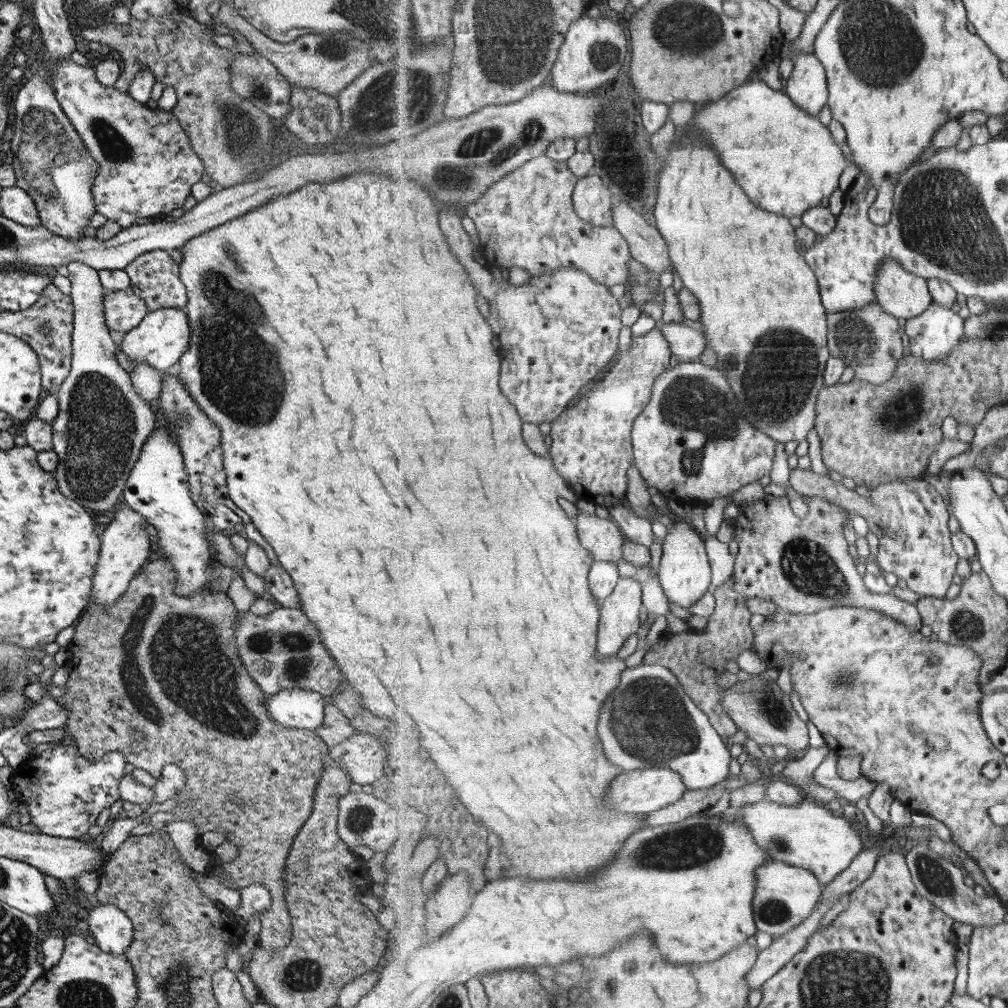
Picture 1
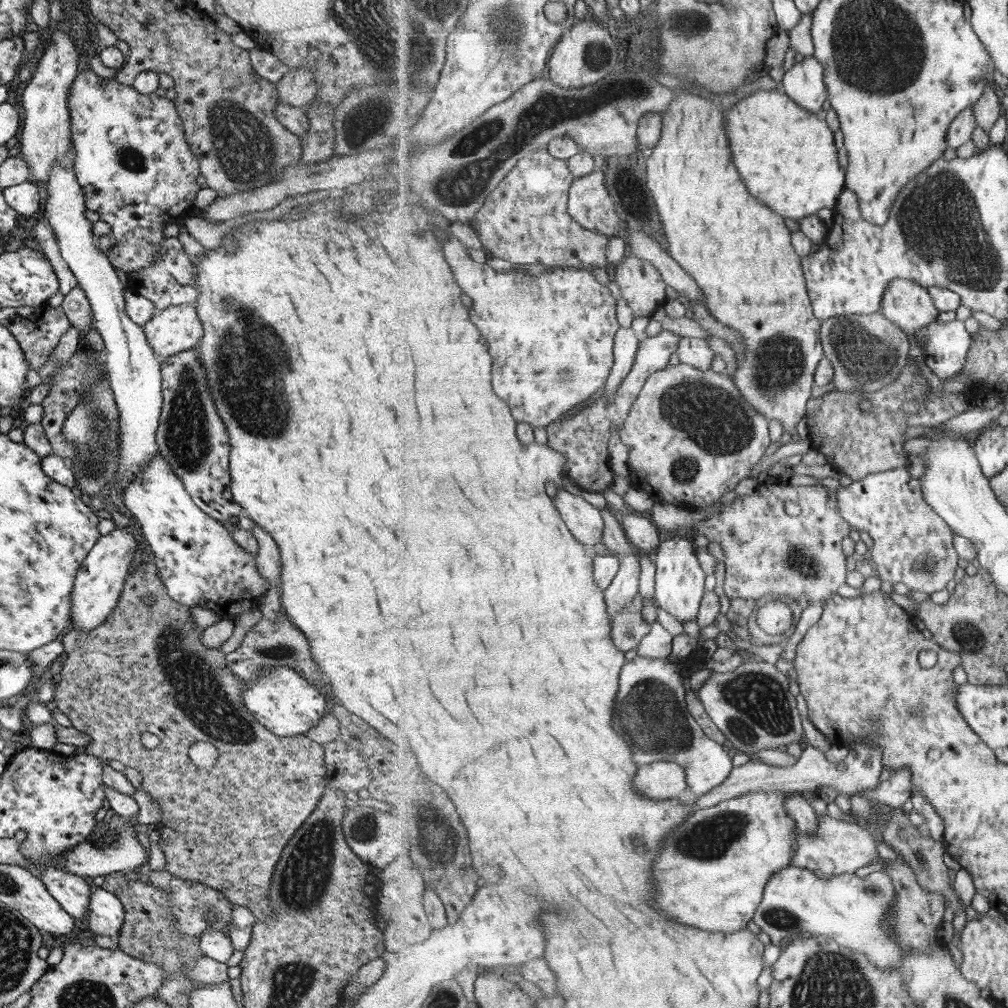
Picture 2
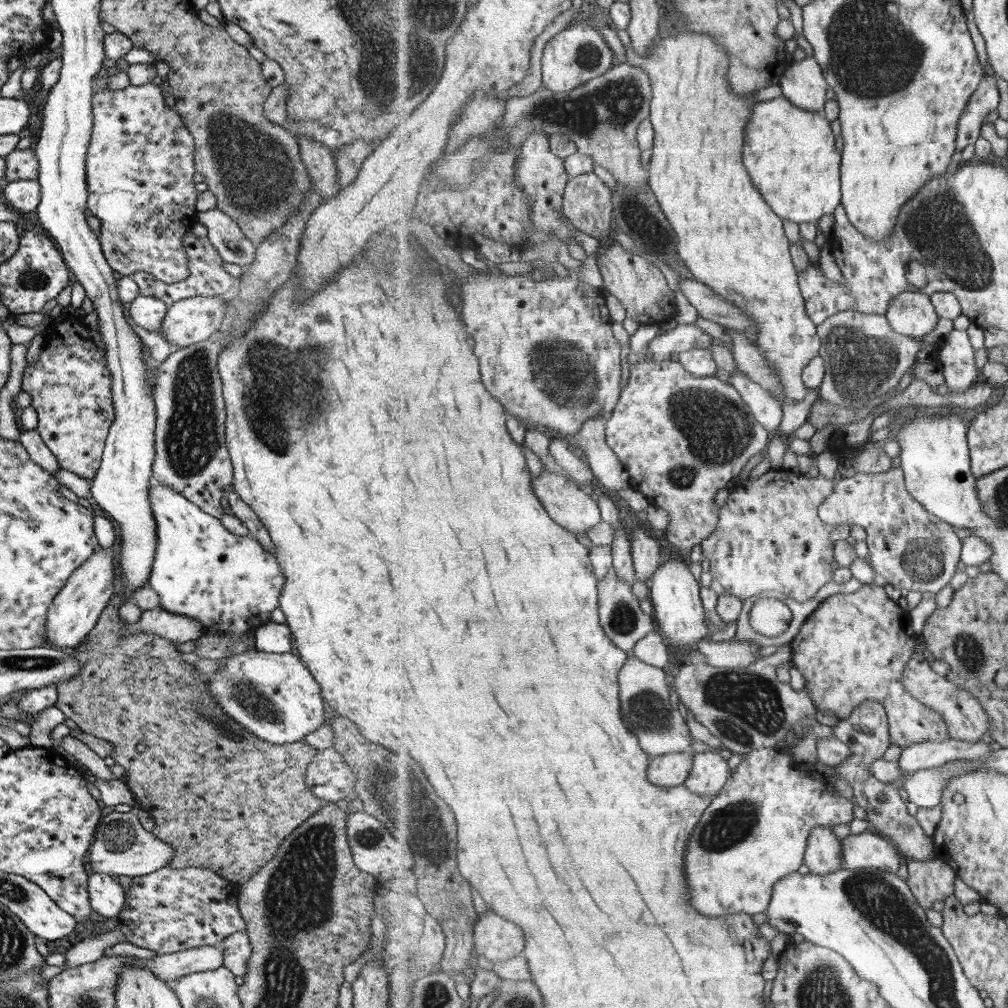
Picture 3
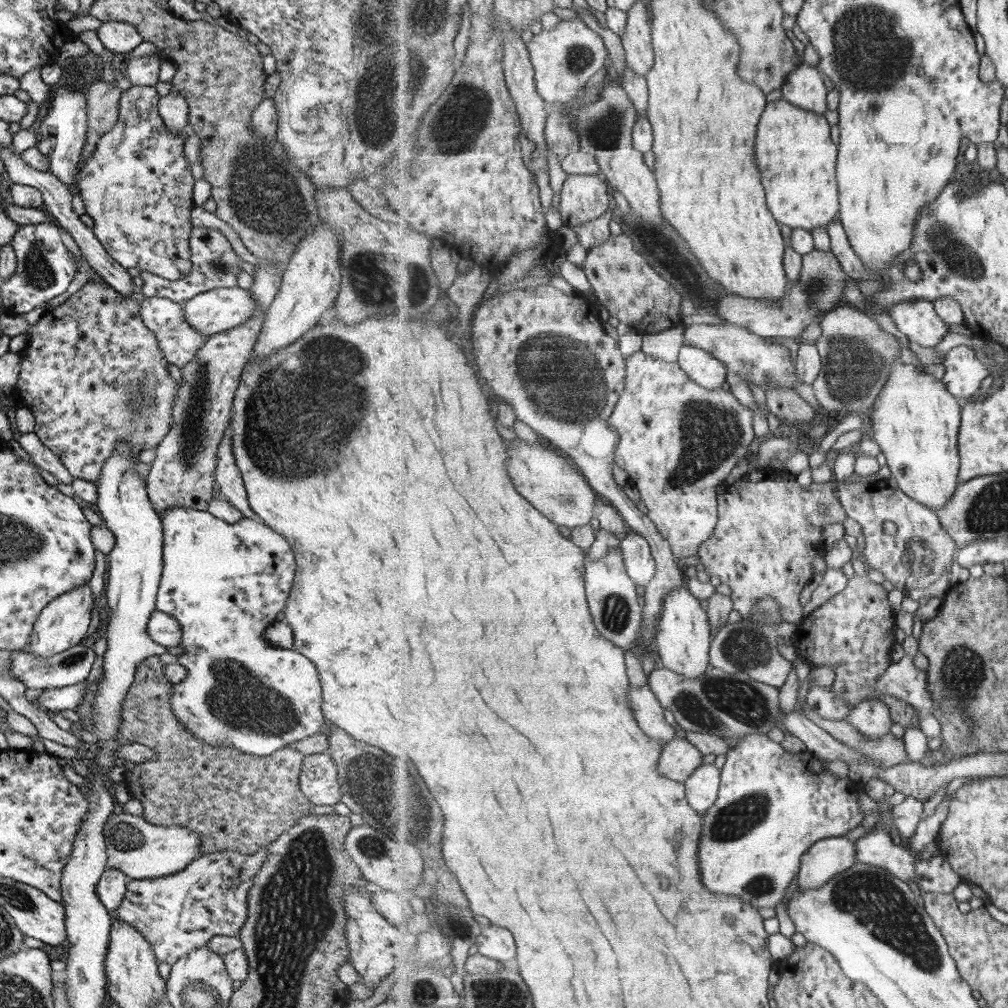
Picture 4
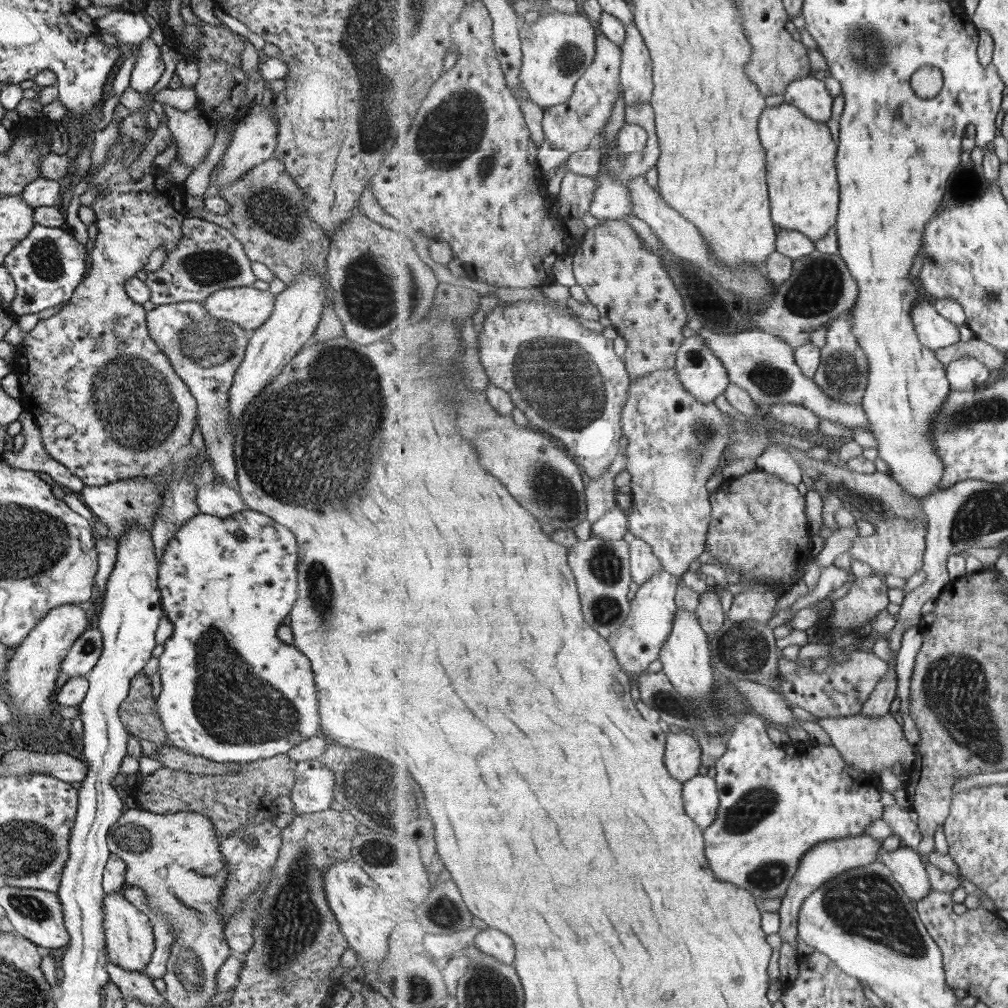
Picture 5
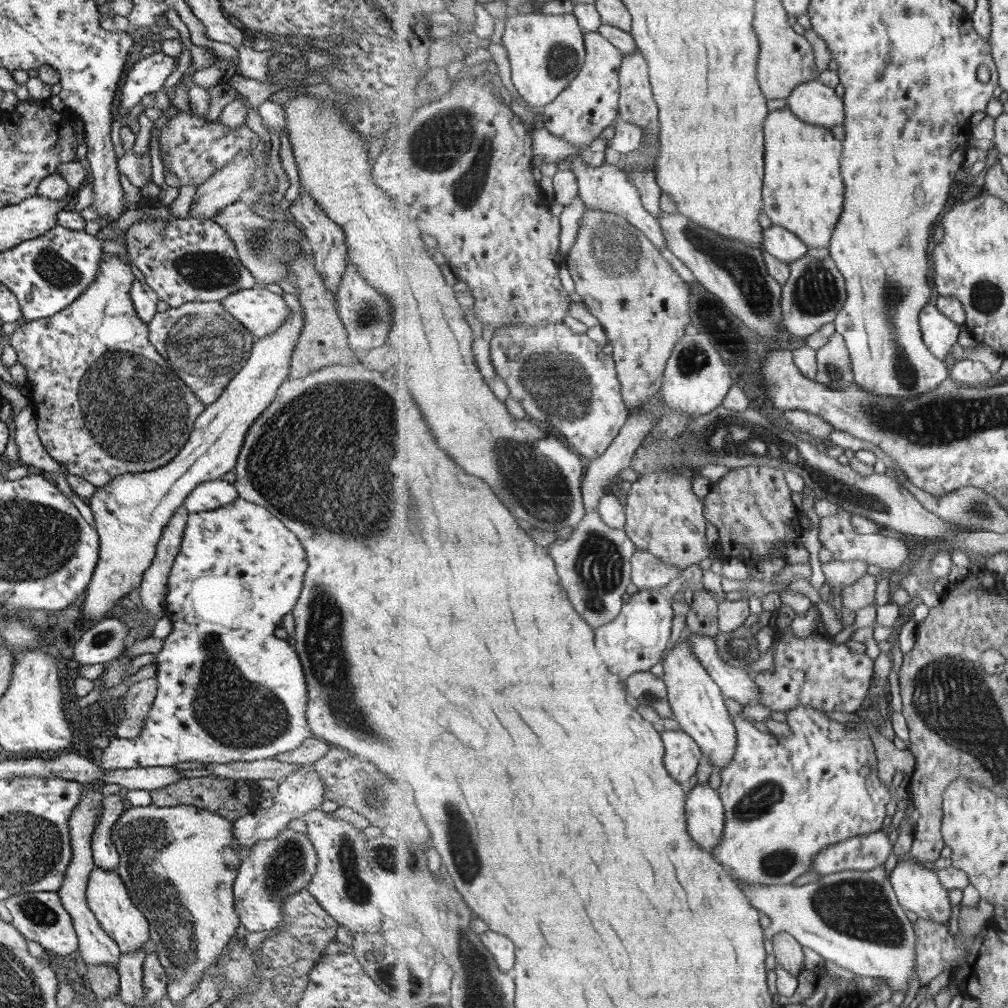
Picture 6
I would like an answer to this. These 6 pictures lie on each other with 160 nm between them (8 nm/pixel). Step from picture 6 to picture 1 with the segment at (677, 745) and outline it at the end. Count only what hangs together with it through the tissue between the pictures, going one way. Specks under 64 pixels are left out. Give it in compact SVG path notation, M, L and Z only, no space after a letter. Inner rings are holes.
M646 767L631 772L621 772L608 790L609 809L623 814L643 814L661 810L675 804L687 791L684 778L671 767Z

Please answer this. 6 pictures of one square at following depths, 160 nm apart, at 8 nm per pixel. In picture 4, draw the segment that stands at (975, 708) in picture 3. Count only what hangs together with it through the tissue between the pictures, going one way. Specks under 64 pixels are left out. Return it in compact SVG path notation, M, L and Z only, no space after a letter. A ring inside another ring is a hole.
M913 634L905 636L900 645L904 655L892 663L887 673L873 684L873 690L879 694L891 694L911 704L916 710L927 710L933 715L937 705L929 692L927 671L915 666L915 656L920 652L920 638Z

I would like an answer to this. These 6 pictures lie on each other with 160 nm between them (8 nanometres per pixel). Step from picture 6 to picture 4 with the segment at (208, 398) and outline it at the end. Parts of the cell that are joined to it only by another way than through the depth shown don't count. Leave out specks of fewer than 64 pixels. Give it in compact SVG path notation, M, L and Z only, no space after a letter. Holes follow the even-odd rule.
M143 297L137 301L139 318L141 318L143 325L153 333L157 346L167 363L181 368L194 357L203 341L210 337L197 333L193 327L189 327L185 323L184 310L179 303L171 302L168 298L161 297ZM228 426L222 434L214 464L214 484L219 487L218 495L230 502L245 518L258 521L259 518L249 508L246 492L233 455L231 454L231 435Z

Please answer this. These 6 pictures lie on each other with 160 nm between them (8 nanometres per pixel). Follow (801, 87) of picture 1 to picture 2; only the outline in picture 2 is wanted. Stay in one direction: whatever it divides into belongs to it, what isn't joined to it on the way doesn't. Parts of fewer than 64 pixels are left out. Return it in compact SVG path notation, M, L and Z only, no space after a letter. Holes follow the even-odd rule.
M806 57L785 73L782 84L797 104L823 115L823 106L829 98L824 74L825 67L817 58Z

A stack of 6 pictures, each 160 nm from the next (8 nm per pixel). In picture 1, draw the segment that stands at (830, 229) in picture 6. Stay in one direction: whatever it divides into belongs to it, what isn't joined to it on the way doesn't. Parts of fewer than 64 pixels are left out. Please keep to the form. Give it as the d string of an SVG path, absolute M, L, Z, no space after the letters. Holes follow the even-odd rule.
M762 80L745 82L718 101L698 106L692 121L685 127L704 138L718 152L721 162L733 170L737 184L741 184L753 203L786 218L802 218L809 210L820 206L825 198L829 199L839 189L839 176L849 166L850 159L845 158L841 144L833 138L829 126L825 126L817 115L797 106L786 92L773 90Z

